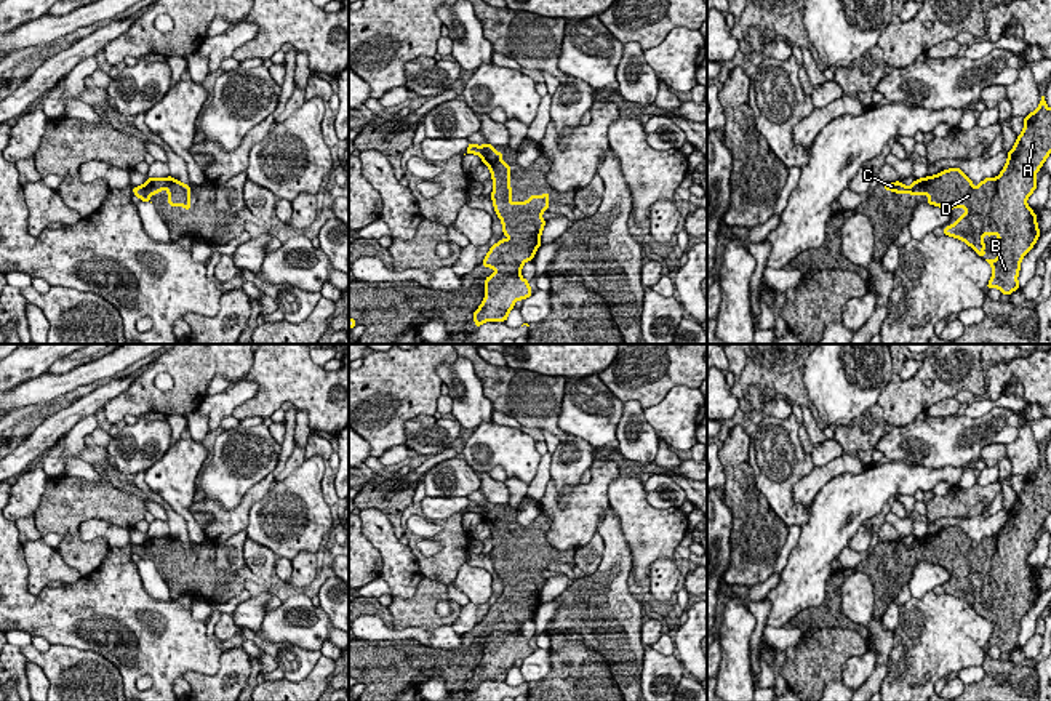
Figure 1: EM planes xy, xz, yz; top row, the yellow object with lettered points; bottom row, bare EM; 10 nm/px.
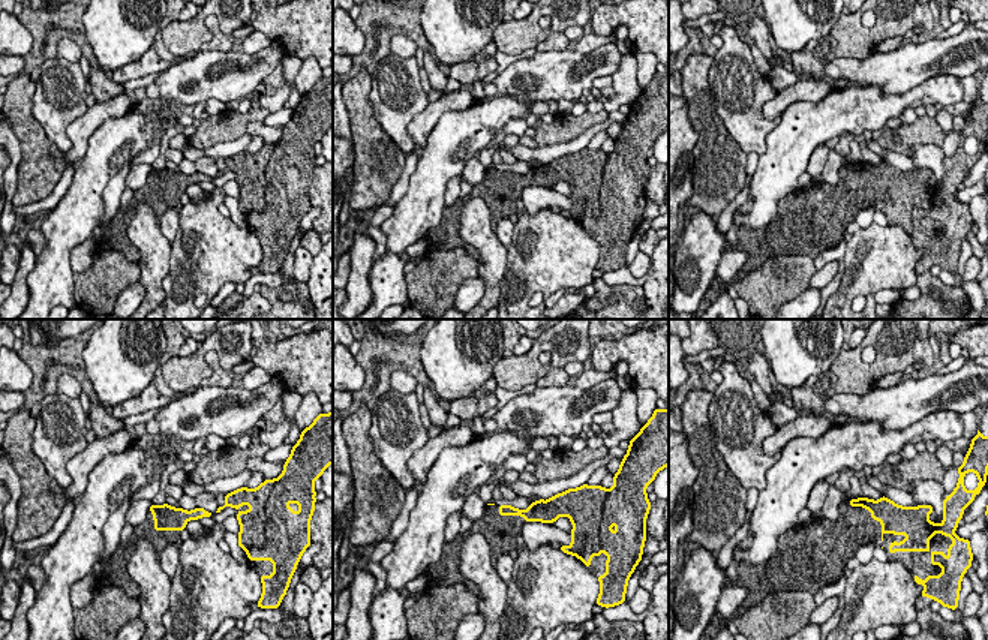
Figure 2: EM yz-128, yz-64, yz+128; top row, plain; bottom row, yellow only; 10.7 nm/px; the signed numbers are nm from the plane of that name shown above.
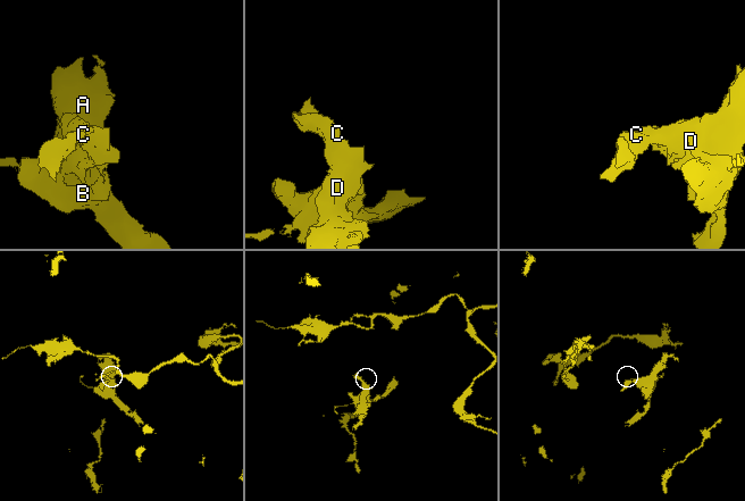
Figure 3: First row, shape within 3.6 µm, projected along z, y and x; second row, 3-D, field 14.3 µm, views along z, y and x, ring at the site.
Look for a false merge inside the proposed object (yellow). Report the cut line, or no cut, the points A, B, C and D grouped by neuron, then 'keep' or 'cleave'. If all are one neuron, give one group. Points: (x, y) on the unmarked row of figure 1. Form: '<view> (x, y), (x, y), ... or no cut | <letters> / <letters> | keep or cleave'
no cut | A B C D | keep

